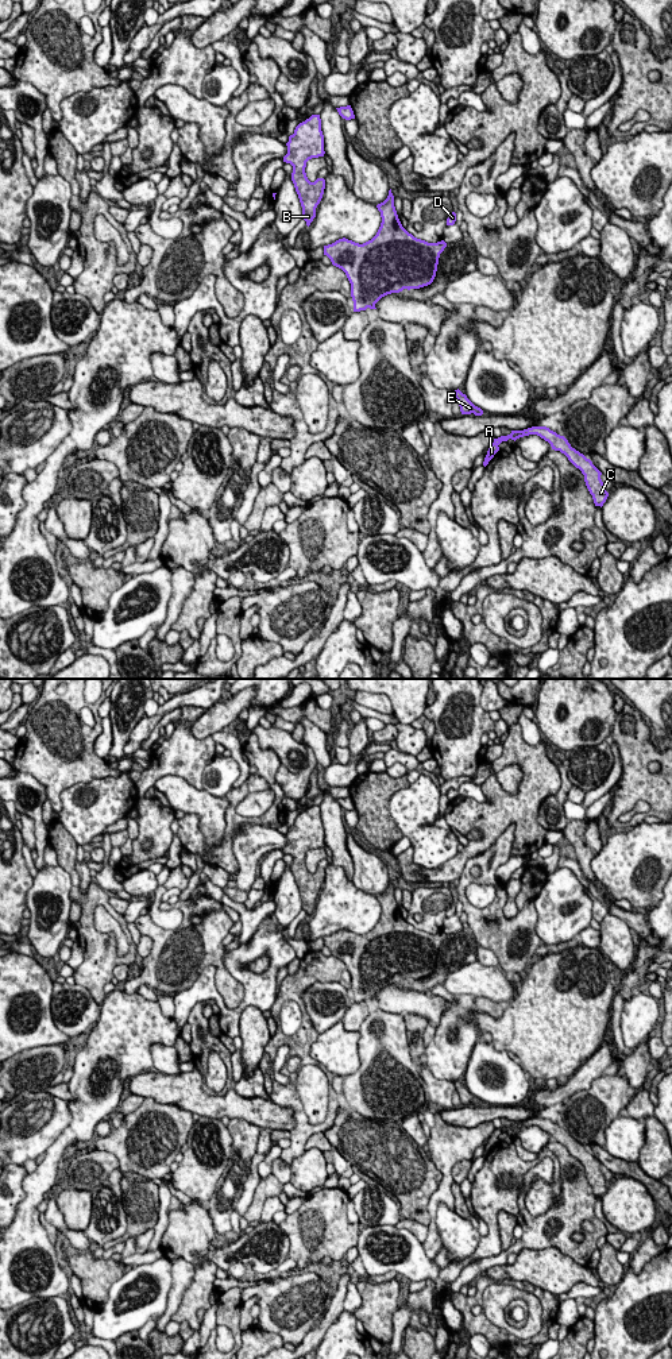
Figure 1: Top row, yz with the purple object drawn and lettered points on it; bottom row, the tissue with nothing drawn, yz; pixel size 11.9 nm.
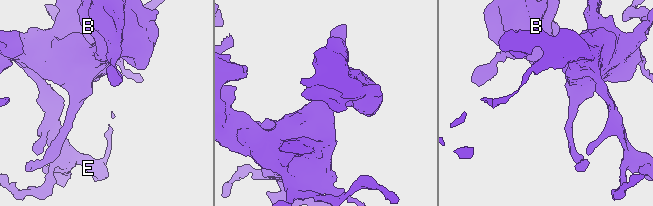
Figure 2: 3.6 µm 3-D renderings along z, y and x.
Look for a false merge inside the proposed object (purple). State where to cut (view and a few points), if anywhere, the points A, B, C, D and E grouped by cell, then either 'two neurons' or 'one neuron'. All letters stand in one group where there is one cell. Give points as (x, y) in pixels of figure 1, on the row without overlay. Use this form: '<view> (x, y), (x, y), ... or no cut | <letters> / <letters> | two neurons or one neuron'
no cut | A B C D E | one neuron

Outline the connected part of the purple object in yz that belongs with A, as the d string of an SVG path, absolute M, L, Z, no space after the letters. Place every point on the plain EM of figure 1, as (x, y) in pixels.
M532 1117L524 1121L511 1121L511 1124L507 1127L494 1130L494 1134L490 1136L487 1142L483 1157L486 1158L488 1153L494 1148L494 1146L499 1142L498 1136L502 1132L507 1132L509 1130L515 1132L517 1130L529 1126L540 1127L551 1135L552 1140L564 1144L568 1148L568 1151L584 1166L586 1177L590 1185L592 1186L595 1197L603 1197L609 1188L609 1184L606 1182L605 1175L600 1170L602 1163L592 1155L590 1150L587 1150L583 1144L572 1139L564 1127L557 1126L547 1117Z

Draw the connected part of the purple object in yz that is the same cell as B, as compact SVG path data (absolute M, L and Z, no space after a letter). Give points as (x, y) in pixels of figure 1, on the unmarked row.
M312 806L300 814L294 825L289 827L286 837L287 845L283 848L283 853L293 857L291 872L302 897L304 911L309 918L316 908L316 899L325 880L324 869L317 869L314 873L310 873L305 864L309 850L324 848L325 845L320 806Z

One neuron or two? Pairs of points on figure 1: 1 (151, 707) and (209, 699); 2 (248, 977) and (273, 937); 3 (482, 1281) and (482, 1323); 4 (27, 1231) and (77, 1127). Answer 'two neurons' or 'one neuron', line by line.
1: two neurons
2: one neuron
3: one neuron
4: one neuron

